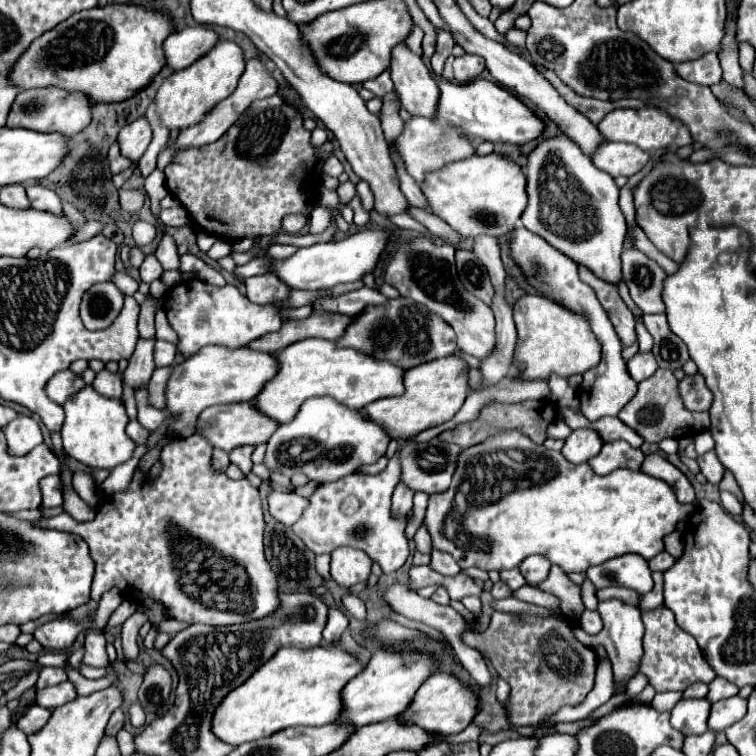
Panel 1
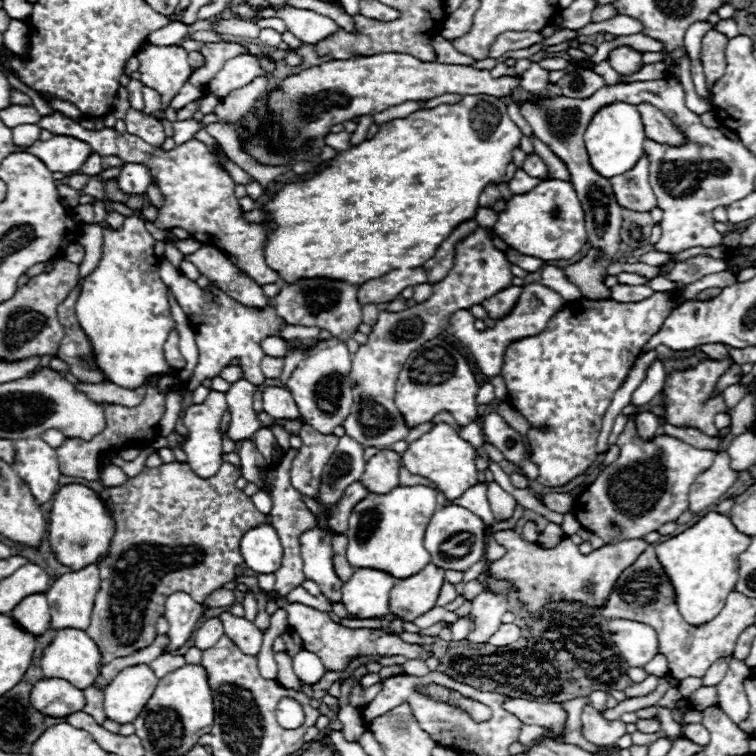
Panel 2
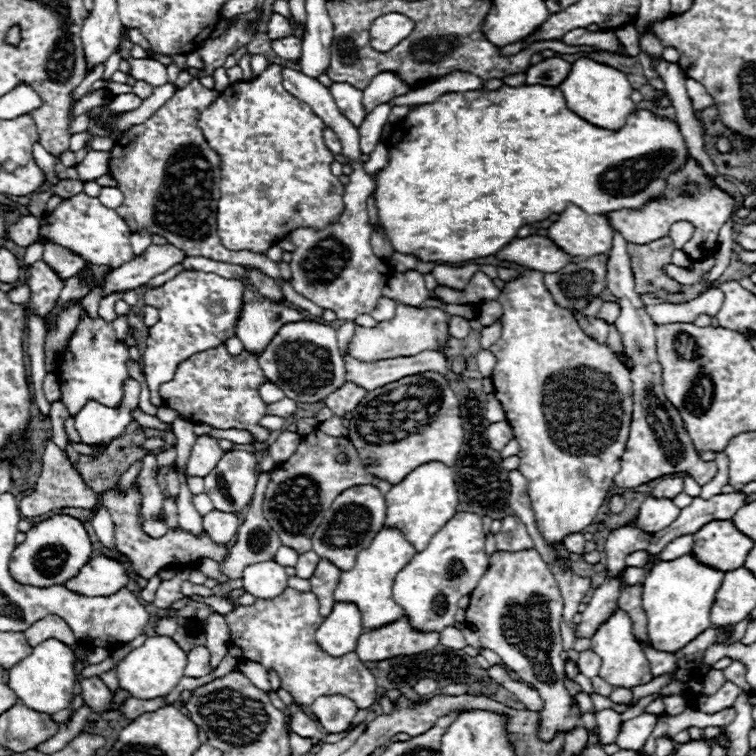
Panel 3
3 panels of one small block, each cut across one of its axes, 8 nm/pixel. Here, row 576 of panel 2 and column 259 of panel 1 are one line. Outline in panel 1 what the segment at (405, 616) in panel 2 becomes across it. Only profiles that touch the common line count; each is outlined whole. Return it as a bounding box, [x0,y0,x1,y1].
[196,400,278,452]

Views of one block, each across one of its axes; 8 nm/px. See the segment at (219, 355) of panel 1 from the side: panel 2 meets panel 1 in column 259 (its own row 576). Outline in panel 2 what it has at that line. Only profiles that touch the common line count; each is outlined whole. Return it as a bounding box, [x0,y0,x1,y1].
[342,568,396,618]

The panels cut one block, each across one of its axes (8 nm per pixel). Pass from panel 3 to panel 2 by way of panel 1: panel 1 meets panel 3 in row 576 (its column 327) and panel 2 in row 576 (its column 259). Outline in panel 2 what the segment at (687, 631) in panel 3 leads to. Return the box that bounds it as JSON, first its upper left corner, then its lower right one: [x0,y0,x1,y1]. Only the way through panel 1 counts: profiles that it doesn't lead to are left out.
[656,512,750,624]

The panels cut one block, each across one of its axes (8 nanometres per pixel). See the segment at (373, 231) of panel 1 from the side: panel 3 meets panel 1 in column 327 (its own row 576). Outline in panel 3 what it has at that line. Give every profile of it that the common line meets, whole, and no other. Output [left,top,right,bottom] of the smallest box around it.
[242,560,288,600]

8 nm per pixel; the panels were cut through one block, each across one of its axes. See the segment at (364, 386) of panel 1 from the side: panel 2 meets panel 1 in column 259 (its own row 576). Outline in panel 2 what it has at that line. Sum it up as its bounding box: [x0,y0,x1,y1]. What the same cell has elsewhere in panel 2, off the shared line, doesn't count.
[348,486,436,578]

